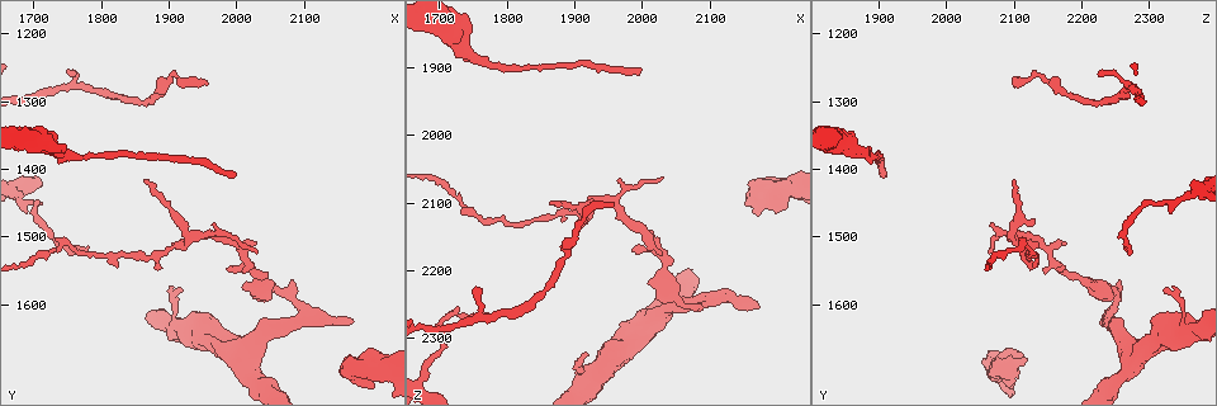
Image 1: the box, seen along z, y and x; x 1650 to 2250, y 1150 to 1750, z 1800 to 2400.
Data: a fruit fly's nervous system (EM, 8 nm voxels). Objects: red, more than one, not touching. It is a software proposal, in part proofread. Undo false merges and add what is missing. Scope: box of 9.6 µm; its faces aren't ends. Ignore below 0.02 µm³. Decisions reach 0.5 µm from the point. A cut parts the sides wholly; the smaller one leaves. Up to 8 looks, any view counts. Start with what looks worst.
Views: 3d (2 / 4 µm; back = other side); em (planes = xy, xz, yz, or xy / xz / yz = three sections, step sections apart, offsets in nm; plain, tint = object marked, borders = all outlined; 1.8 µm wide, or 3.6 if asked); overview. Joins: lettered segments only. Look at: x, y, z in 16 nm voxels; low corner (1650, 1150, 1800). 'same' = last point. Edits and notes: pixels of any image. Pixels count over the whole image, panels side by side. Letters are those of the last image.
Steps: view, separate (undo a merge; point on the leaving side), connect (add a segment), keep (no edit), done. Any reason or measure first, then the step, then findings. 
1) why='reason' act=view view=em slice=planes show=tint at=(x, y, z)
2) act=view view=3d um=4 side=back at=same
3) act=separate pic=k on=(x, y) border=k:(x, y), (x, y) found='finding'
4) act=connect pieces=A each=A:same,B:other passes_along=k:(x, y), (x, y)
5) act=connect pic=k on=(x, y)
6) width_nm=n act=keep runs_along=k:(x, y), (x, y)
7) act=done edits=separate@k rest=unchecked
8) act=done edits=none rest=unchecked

why='thin end' act=view view=3d um=2 at=(1765, 1255, 2225)

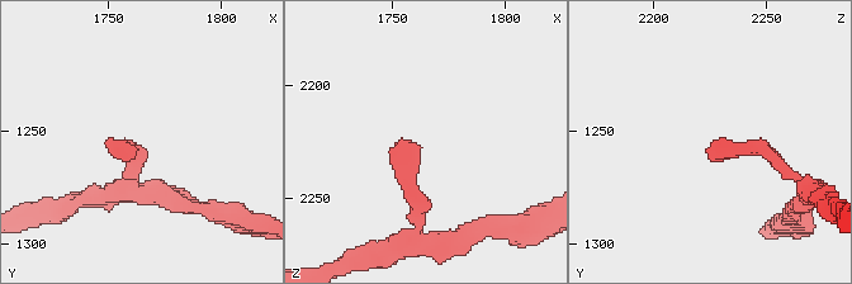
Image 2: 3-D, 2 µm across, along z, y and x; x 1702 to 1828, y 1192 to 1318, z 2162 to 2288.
why='now the EM' act=view view=em um=3.6 slice=planes show=borders at=(1762, 1256, 2228)

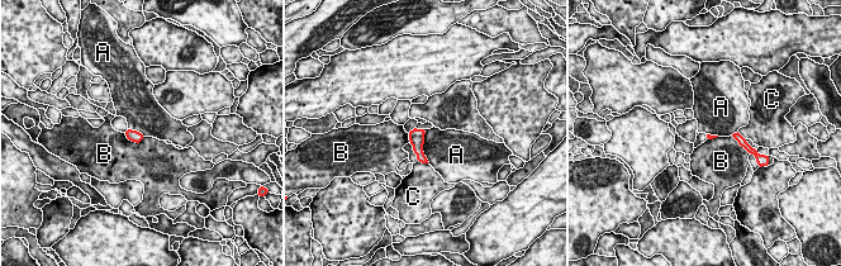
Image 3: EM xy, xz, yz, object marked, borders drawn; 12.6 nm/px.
act=keep each=A:other,B:other,C:other border=3:(423, 129), (423, 155), (429, 162) found='none of them fits'

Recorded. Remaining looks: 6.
why='an open end' act=view view=em slice=yz step=8 show=borders at=(2175, 1625, 2255)

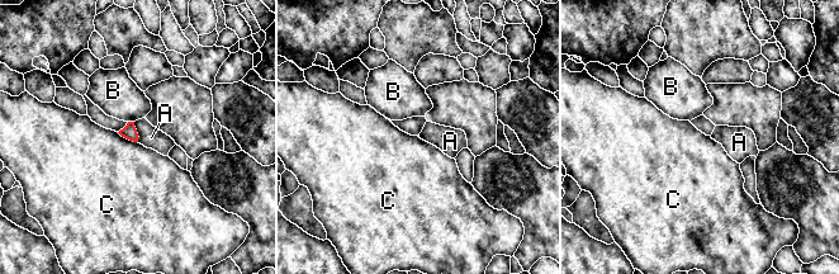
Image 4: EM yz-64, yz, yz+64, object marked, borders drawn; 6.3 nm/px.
act=connect pieces=A each=A:same,B:other,C:other passes_along=4:(129, 132), (136, 132), (151, 137) found='it goes on there'

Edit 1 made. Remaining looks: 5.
why='end of a long branch' act=view view=em slice=planes show=borders at=(1780, 1510, 2265)

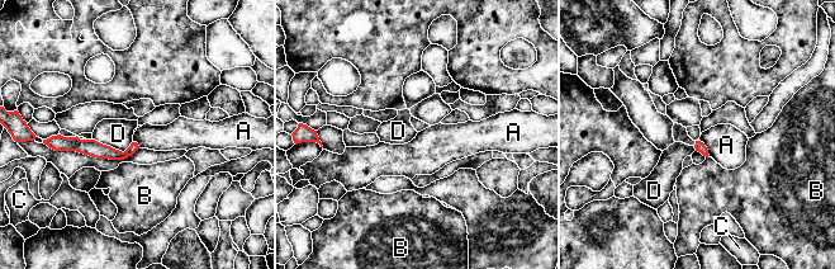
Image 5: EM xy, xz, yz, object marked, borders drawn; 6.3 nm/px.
act=keep each=A:other,B:other,C:other,D:other border=5:(700, 140), (710, 155) found='no lettered segment goes on from it'

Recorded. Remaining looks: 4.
act=done edits=connect@4 rest=unchecked

